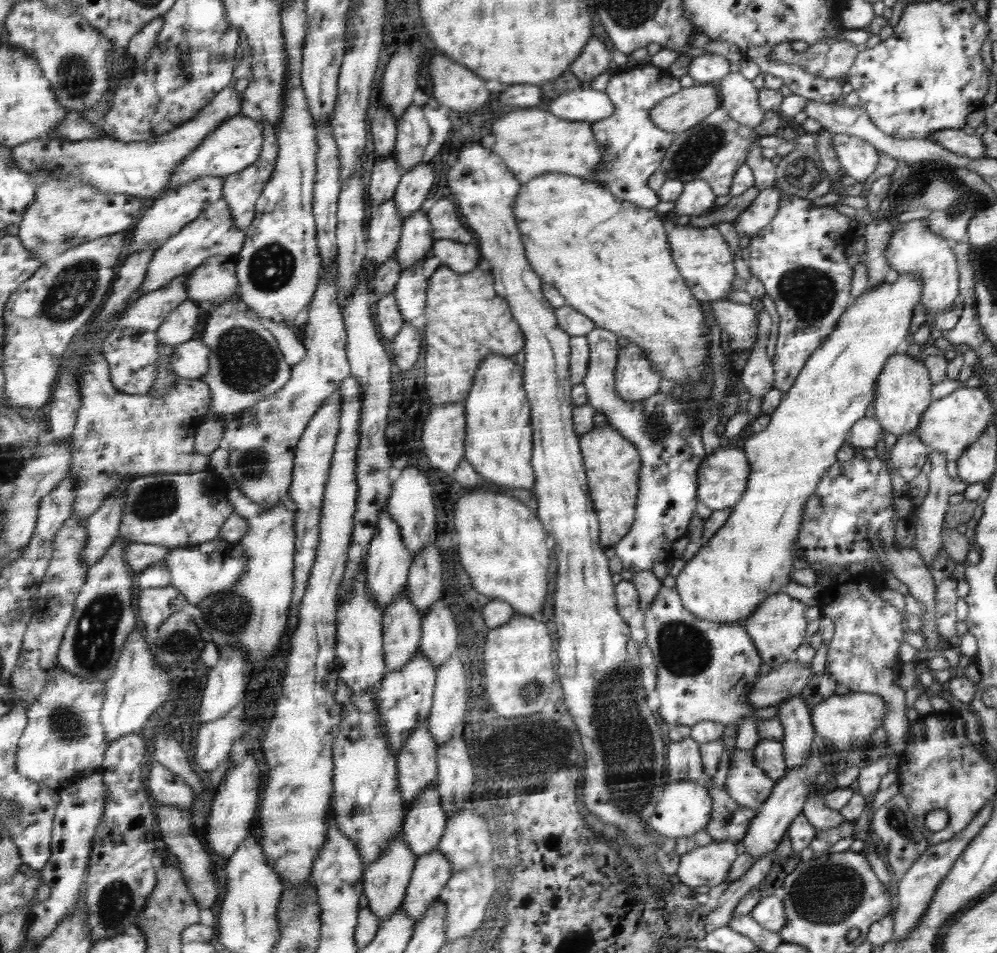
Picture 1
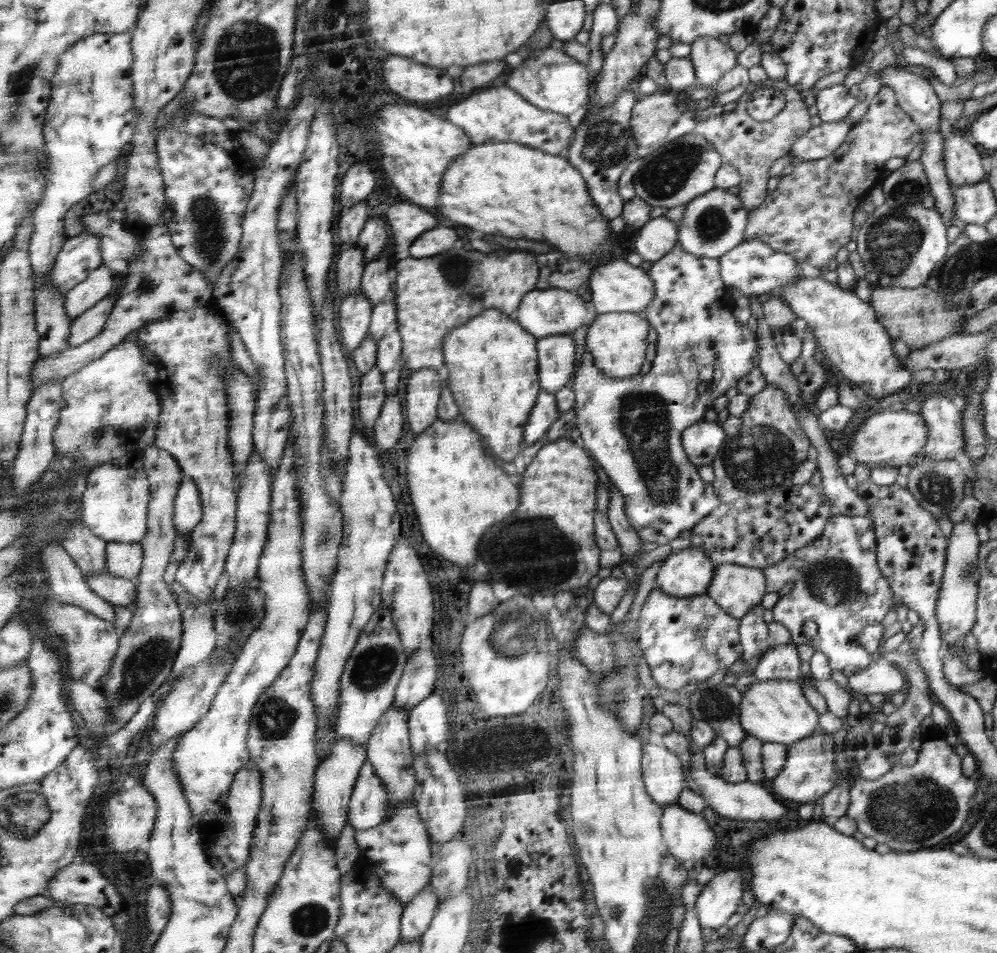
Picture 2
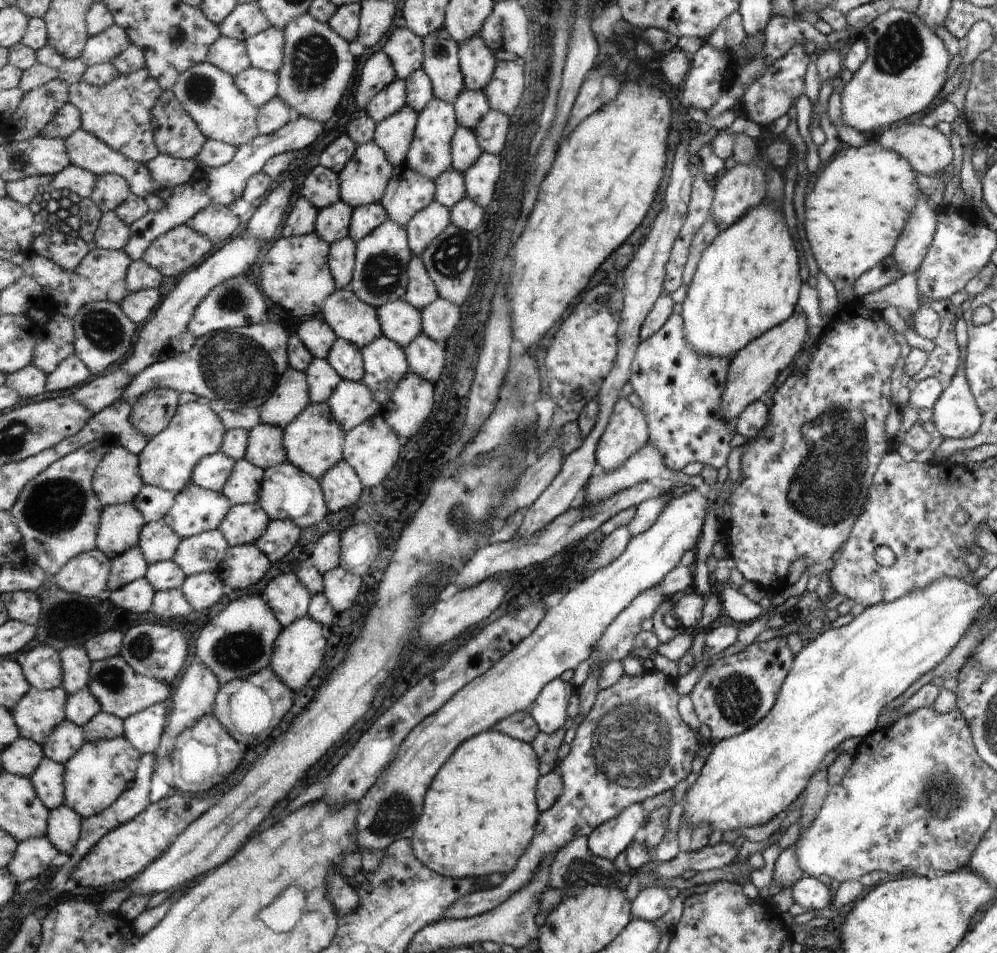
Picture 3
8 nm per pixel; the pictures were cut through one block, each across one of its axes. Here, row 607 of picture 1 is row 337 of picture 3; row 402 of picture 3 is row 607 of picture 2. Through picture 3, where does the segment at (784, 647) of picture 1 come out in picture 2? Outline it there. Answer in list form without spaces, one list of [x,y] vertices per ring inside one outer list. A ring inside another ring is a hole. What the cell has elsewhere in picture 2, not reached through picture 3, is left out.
[[[719,563],[706,594],[728,614],[742,618],[760,604],[767,593],[763,569],[736,563]]]

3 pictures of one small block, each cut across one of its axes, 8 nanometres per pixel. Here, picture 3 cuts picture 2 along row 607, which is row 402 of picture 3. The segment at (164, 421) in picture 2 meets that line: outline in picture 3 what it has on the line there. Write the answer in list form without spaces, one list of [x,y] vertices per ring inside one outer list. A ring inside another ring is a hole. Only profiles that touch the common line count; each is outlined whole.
[[[191,402],[183,404],[167,431],[151,438],[148,446],[140,454],[145,484],[162,486],[177,493],[186,490],[195,478],[195,470],[207,456],[215,455],[223,450],[227,436],[227,424],[209,404]]]

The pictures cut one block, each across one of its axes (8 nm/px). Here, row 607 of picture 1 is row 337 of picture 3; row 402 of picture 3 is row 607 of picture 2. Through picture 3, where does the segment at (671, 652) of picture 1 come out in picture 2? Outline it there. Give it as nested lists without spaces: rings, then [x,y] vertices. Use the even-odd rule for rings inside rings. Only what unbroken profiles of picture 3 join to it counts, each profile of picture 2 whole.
[[[658,588],[652,589],[638,616],[637,640],[654,682],[671,691],[692,688],[719,670],[728,669],[743,656],[738,618],[728,614],[707,594],[676,597]]]

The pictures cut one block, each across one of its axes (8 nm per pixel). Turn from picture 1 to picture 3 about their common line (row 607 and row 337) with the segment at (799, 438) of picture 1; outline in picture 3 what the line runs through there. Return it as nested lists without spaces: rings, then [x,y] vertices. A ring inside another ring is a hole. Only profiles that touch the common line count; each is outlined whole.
[[[762,202],[734,226],[720,232],[714,242],[702,252],[696,272],[682,303],[682,316],[688,344],[704,356],[732,359],[754,339],[778,327],[796,313],[800,294],[800,263],[788,226],[780,216],[783,210],[774,202]]]

